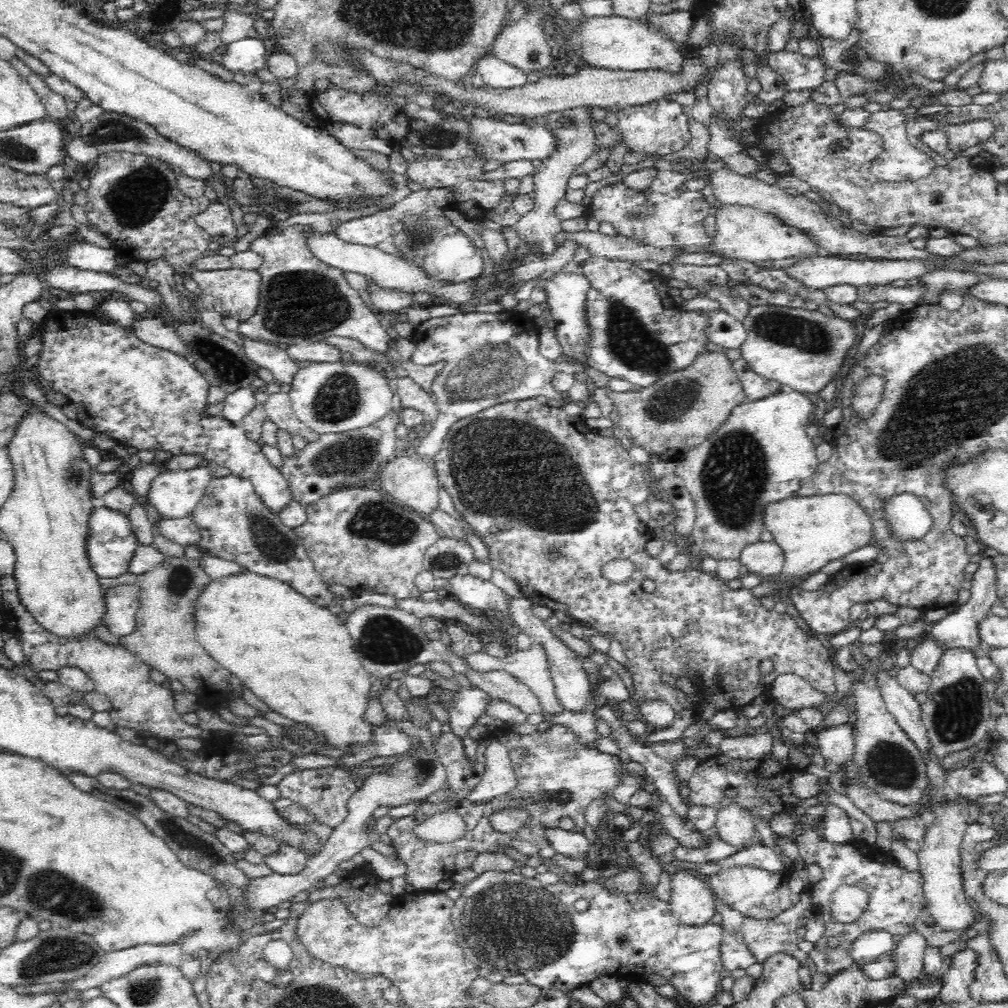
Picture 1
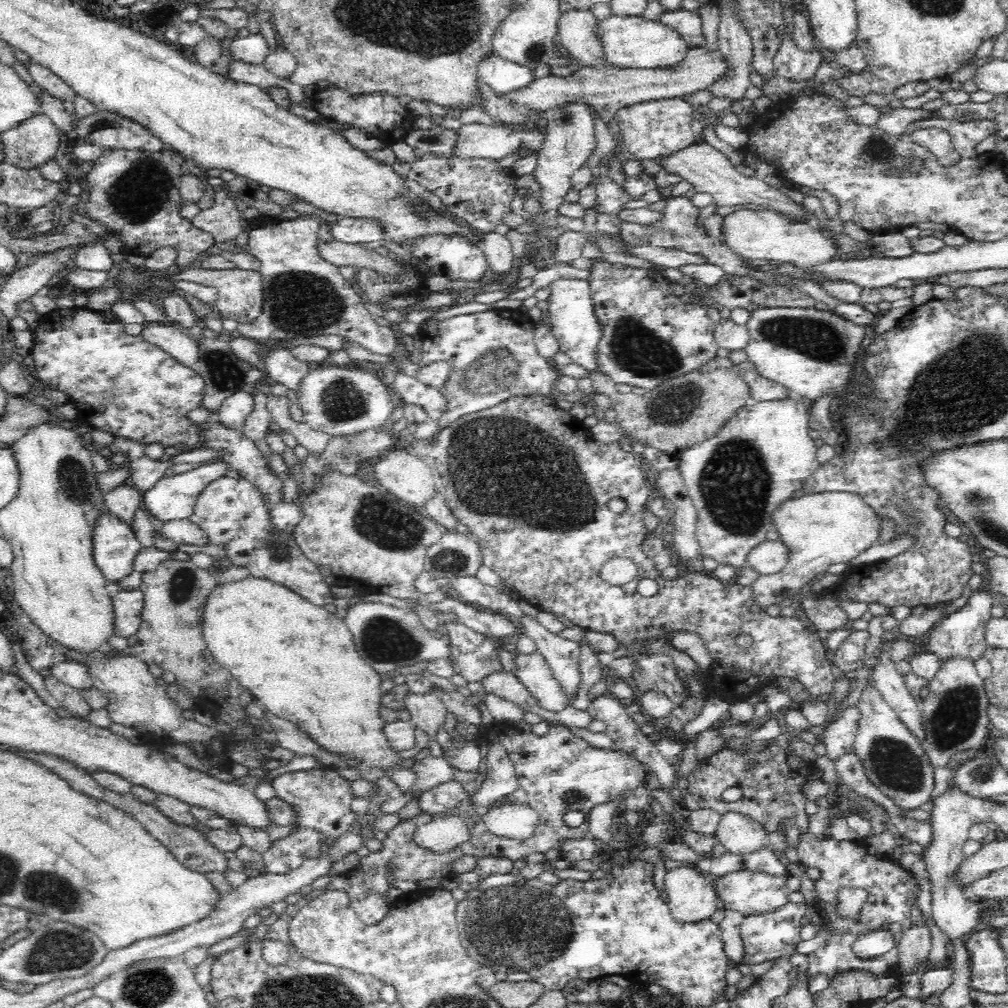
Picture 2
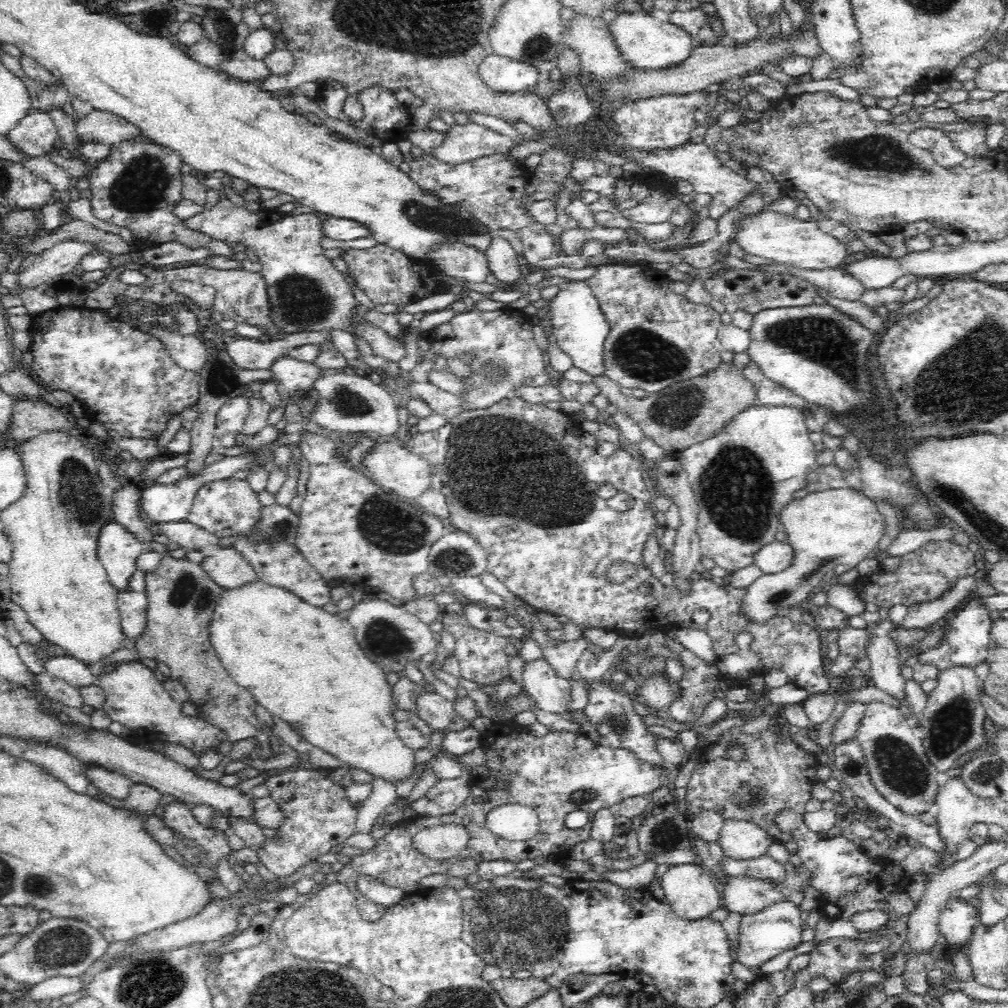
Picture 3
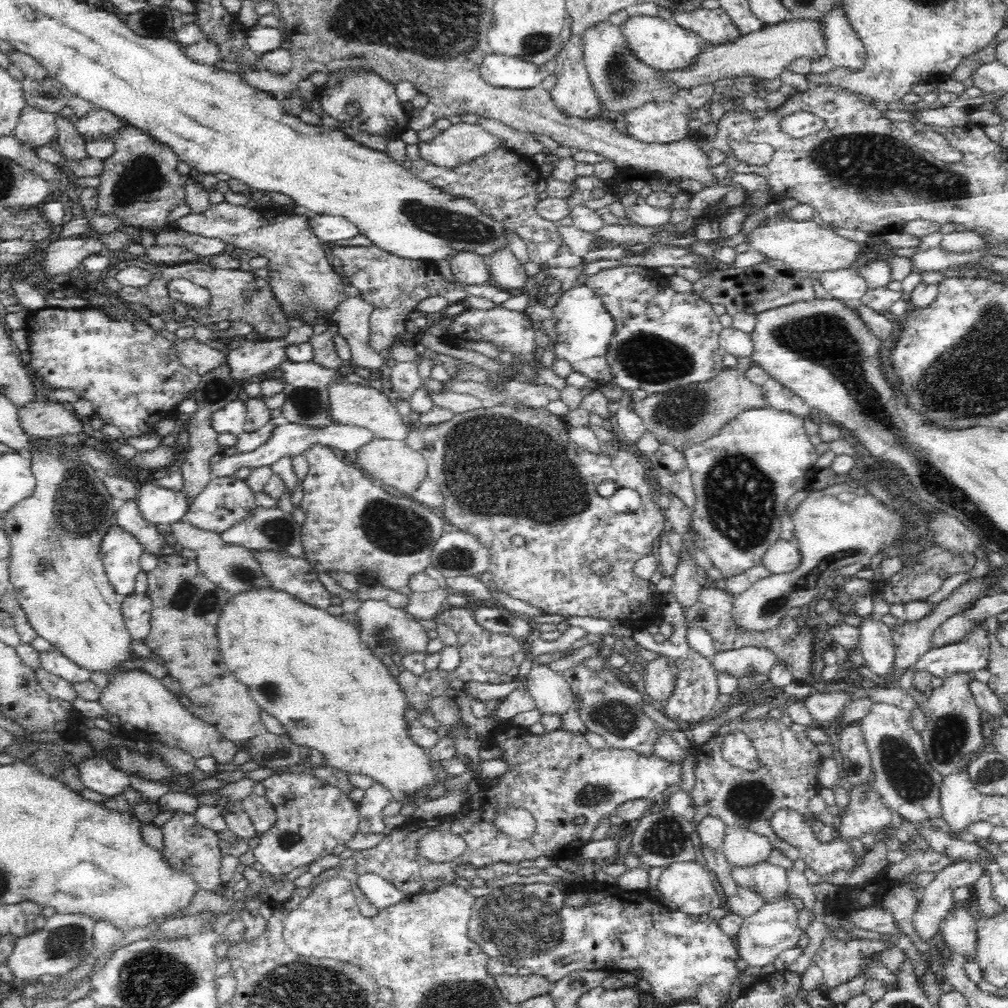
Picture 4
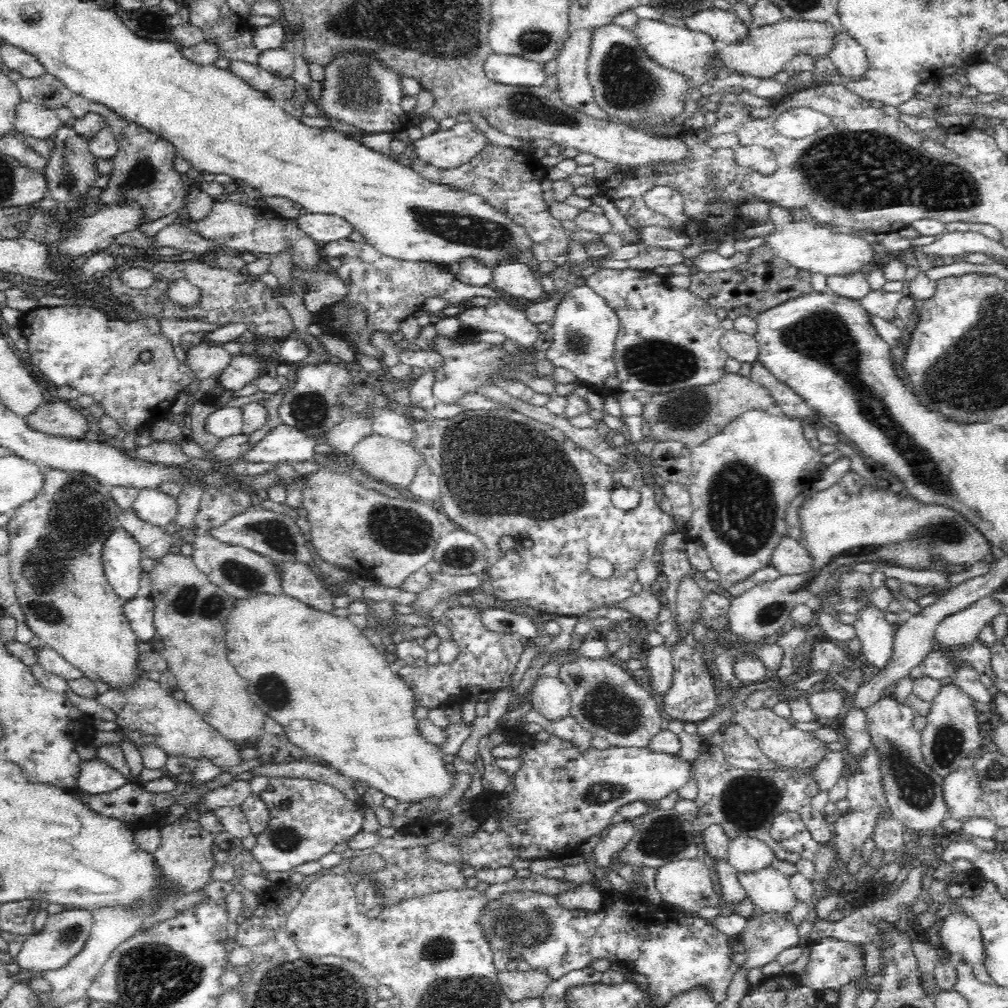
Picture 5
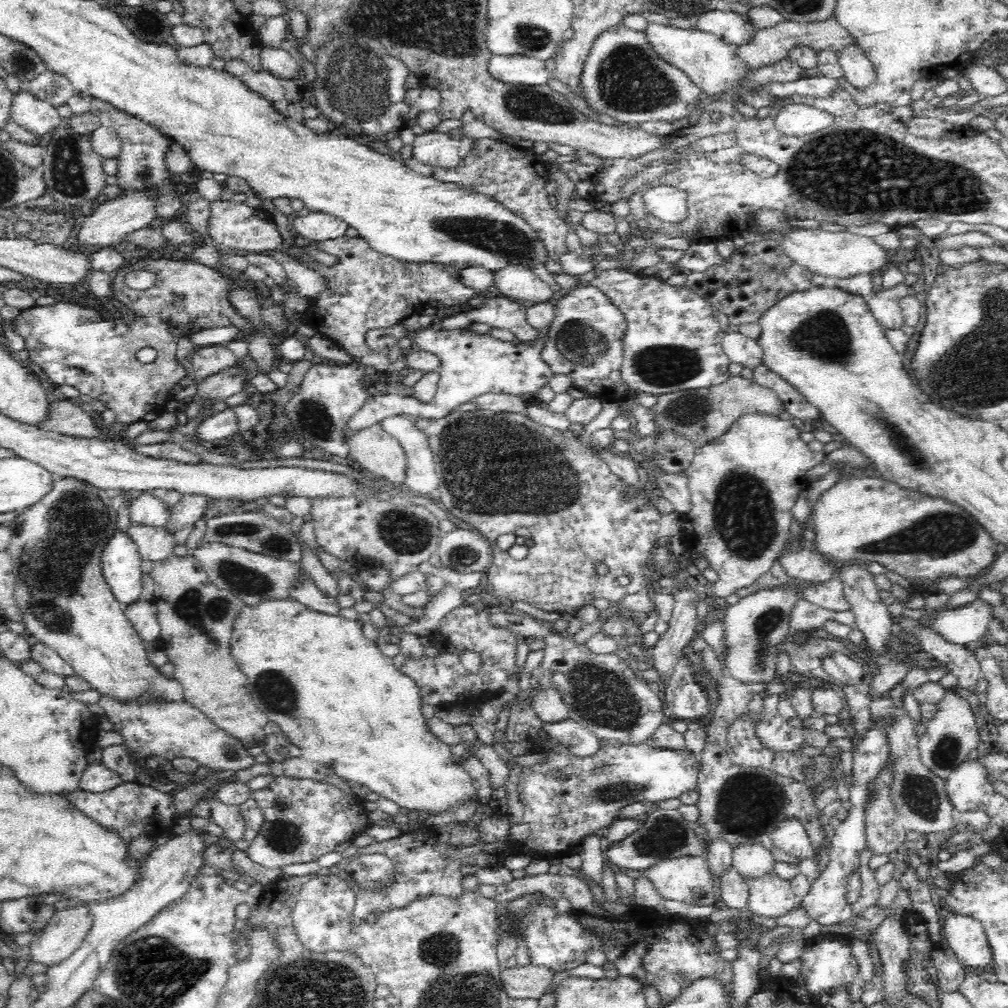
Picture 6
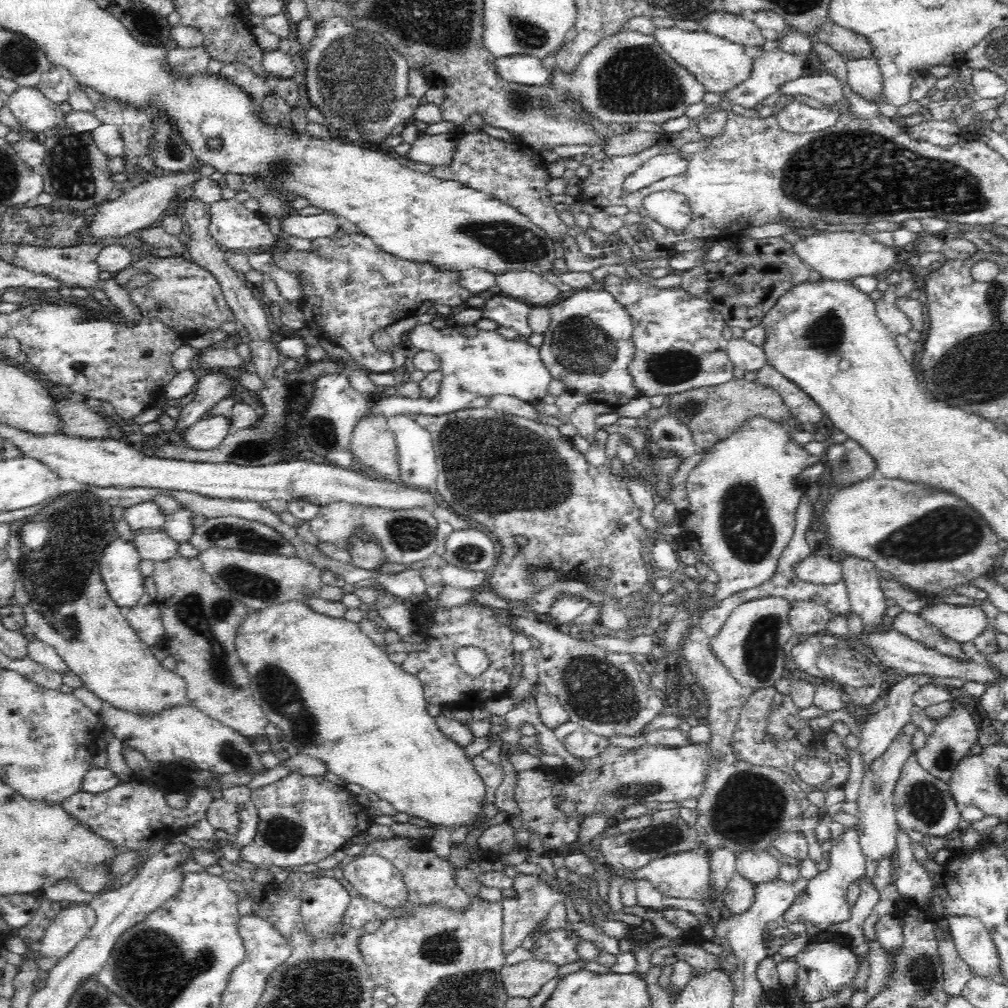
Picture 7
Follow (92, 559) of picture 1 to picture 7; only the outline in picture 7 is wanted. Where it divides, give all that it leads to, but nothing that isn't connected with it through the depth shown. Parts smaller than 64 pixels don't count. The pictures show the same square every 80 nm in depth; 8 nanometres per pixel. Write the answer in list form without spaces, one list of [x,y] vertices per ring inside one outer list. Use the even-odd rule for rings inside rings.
[[[117,536],[103,550],[100,570],[110,597],[126,609],[137,605],[143,595],[140,553],[136,544]]]

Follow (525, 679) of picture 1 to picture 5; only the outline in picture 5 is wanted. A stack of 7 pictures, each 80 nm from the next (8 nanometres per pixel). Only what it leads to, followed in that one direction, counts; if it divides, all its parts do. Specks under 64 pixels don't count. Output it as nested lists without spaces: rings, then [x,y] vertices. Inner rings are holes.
[[[536,674],[532,689],[532,709],[554,722],[571,714],[572,699],[568,685],[554,676]]]

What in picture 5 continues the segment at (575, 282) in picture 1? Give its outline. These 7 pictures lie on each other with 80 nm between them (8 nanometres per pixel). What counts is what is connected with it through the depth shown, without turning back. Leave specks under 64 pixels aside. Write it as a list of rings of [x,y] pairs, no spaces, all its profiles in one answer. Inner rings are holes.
[[[576,286],[562,292],[561,300],[555,311],[551,324],[552,344],[544,352],[544,356],[554,363],[556,368],[570,371],[581,385],[592,387],[607,396],[609,392],[621,391],[616,366],[613,366],[613,346],[620,319],[614,311],[592,288]]]

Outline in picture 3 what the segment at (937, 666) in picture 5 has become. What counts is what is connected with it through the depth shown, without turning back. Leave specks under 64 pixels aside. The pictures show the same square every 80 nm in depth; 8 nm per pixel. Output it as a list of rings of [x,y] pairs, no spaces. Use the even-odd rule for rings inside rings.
[[[974,593],[959,608],[945,618],[941,639],[922,653],[916,654],[922,663],[932,663],[938,666],[938,670],[944,670],[952,665],[964,665],[976,667],[985,662],[991,640],[989,639],[992,620],[988,616],[988,607],[984,603],[984,597]]]

